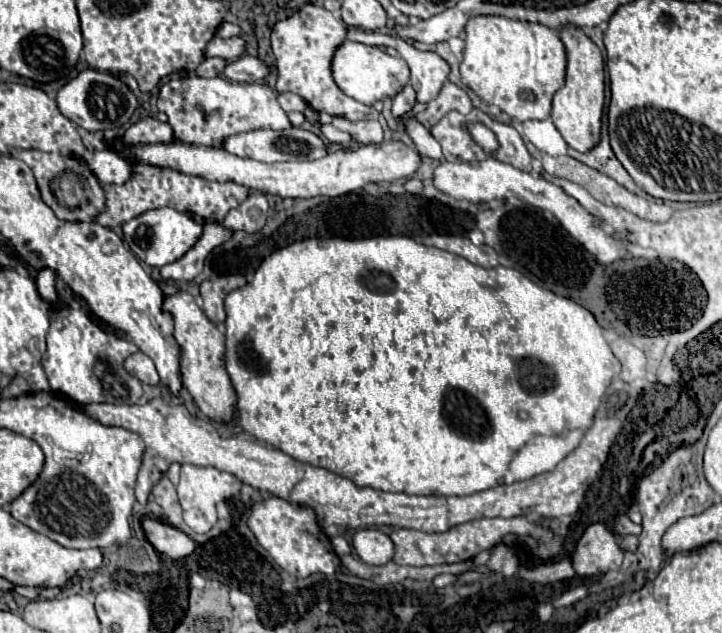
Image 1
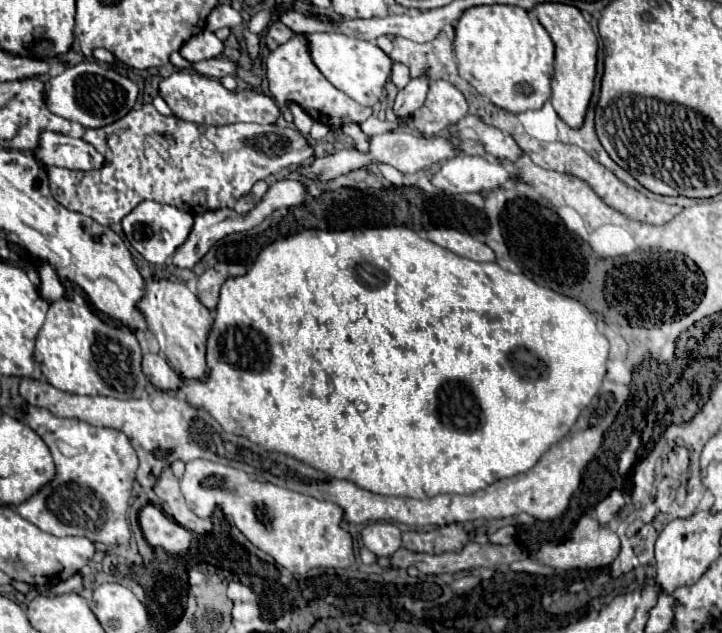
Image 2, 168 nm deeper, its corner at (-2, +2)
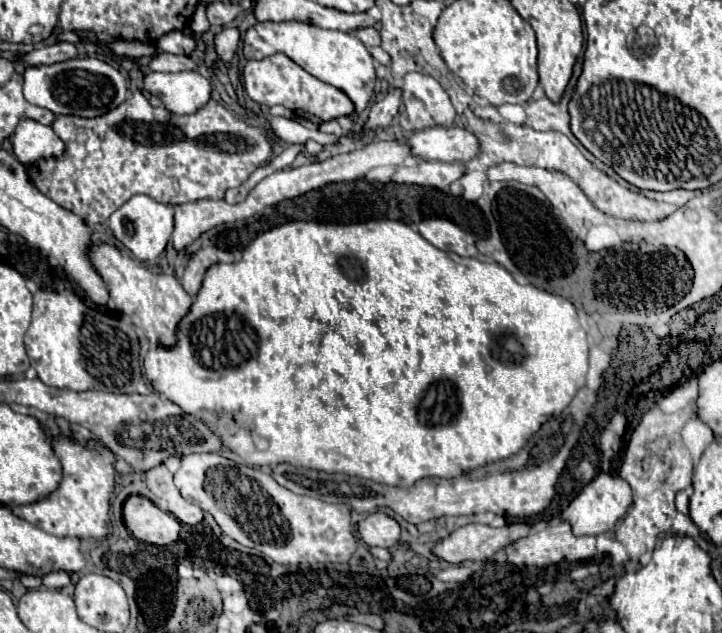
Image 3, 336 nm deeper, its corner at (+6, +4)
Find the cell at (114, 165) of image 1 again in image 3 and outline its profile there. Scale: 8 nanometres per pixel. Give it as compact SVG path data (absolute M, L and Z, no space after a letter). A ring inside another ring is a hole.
M30 118L20 120L16 126L12 148L22 164L32 164L40 158L60 158L60 154L64 154L64 142L56 138L56 132Z

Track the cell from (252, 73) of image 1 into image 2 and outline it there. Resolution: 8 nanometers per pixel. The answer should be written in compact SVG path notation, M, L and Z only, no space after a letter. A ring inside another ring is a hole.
M210 58L210 60L202 60L202 62L194 62L192 68L198 72L198 74L204 74L204 76L210 76L210 78L224 78L224 76L232 76L234 70L236 70L236 64L230 62L230 60L218 60L218 58Z

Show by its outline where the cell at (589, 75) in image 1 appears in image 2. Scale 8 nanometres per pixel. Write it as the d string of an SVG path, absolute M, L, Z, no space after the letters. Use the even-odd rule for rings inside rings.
M544 2L536 4L530 14L538 18L538 22L550 34L556 52L554 52L554 74L552 74L552 96L550 102L556 114L570 126L580 128L584 122L584 114L594 90L594 76L596 76L596 52L598 52L598 38L592 32L592 26L584 20L582 12L576 6L560 4L560 2Z

